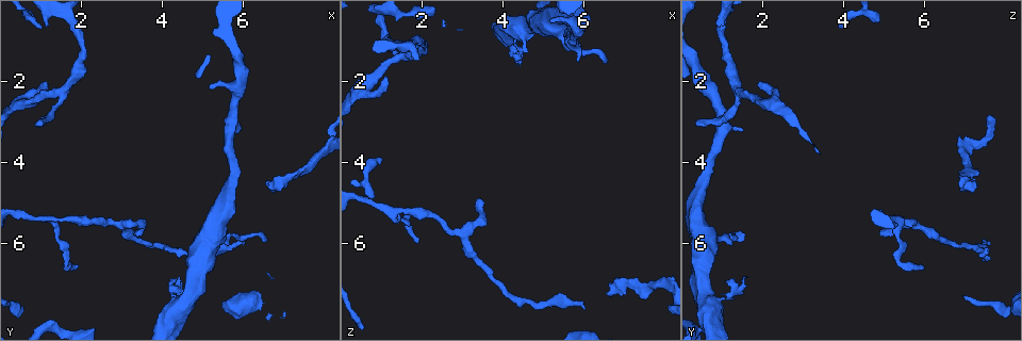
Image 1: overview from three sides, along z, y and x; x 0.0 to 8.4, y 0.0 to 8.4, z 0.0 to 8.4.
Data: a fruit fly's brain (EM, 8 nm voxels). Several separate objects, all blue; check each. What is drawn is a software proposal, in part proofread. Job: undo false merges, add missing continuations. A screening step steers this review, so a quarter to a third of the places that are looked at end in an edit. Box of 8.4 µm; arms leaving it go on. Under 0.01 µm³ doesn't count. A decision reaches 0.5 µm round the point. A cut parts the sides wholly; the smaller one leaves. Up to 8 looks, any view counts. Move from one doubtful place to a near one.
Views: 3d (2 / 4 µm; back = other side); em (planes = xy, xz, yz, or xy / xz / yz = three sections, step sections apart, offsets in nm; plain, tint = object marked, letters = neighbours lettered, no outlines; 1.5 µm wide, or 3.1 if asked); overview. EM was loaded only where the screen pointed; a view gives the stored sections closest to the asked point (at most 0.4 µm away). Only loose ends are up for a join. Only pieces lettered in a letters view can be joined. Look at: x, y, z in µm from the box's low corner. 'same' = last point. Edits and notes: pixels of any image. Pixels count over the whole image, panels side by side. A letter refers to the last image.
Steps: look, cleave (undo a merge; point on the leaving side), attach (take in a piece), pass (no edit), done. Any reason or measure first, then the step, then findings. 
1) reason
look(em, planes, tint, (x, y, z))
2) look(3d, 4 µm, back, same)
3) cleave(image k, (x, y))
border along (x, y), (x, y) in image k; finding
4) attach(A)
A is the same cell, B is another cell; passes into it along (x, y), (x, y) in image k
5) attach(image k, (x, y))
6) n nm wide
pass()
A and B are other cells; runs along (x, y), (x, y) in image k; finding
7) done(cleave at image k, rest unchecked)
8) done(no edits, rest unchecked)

an open end
look(3d, 2 µm, (1.15, 0.65, 0.90))

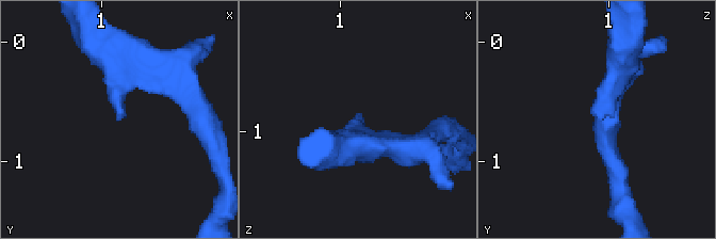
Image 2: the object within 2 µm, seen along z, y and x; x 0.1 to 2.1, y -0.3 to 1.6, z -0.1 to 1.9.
arms of 220, 300 nm; shape alone is not enough
look(em, planes, letters, (1.18, 0.66, 0.94))

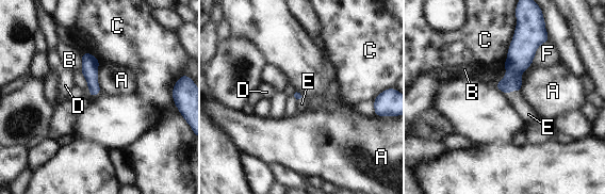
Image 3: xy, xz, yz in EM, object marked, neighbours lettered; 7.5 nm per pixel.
C touches over 340 nm
attach(E)
E is the same cell, A, B, C, D and F are other cells; passes into it along (520, 58), (512, 90), (528, 114) in image 3; it goes on there

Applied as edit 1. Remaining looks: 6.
branch point
look(em, yz, step 8, tint, (1.45, 2.30, 1.45))

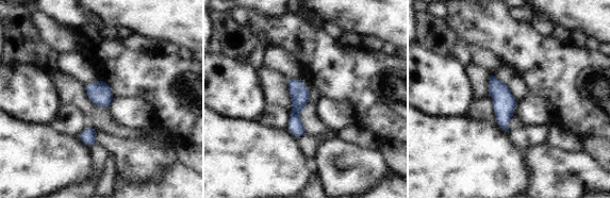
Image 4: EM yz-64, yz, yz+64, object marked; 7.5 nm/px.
look(em, yz, step 8, letters, same)

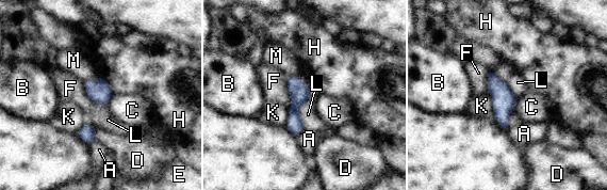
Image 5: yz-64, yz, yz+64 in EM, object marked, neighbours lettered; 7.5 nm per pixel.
150 nm wide; L touches over 240 nm
pass()
A, B, C, D, E, F, H, K, L and M are other cells; all the same neuron

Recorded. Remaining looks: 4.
abrupt turn
look(em, planes, tint, (1.30, 5.45, 5.30))

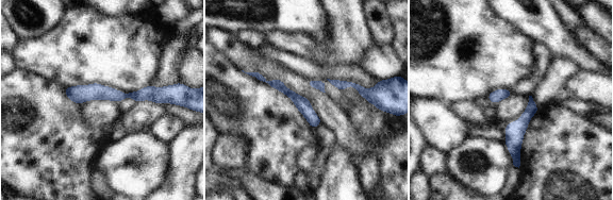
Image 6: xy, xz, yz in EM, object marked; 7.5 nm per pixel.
what lies round it
look(em, planes, letters, same)

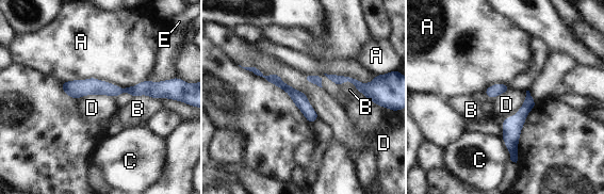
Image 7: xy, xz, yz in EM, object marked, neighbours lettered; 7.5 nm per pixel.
90 nm wide
pass()
A, B, C, D and E are other cells; border along (239, 64), (278, 75), (319, 118) in image 7; continuous, no second neuron

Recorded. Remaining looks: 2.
free end
look(em, yz, step 8, letters, (3.45, 5.75, 4.90))

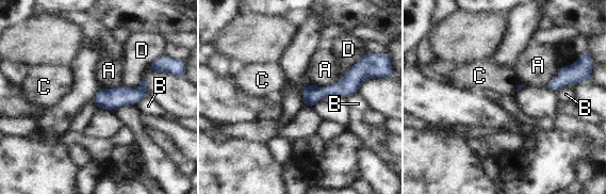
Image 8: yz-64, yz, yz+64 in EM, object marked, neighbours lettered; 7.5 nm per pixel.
pass()
A, B, C and D are other cells; none of them fits

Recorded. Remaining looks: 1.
done(attach at image 3, rest unchecked)

